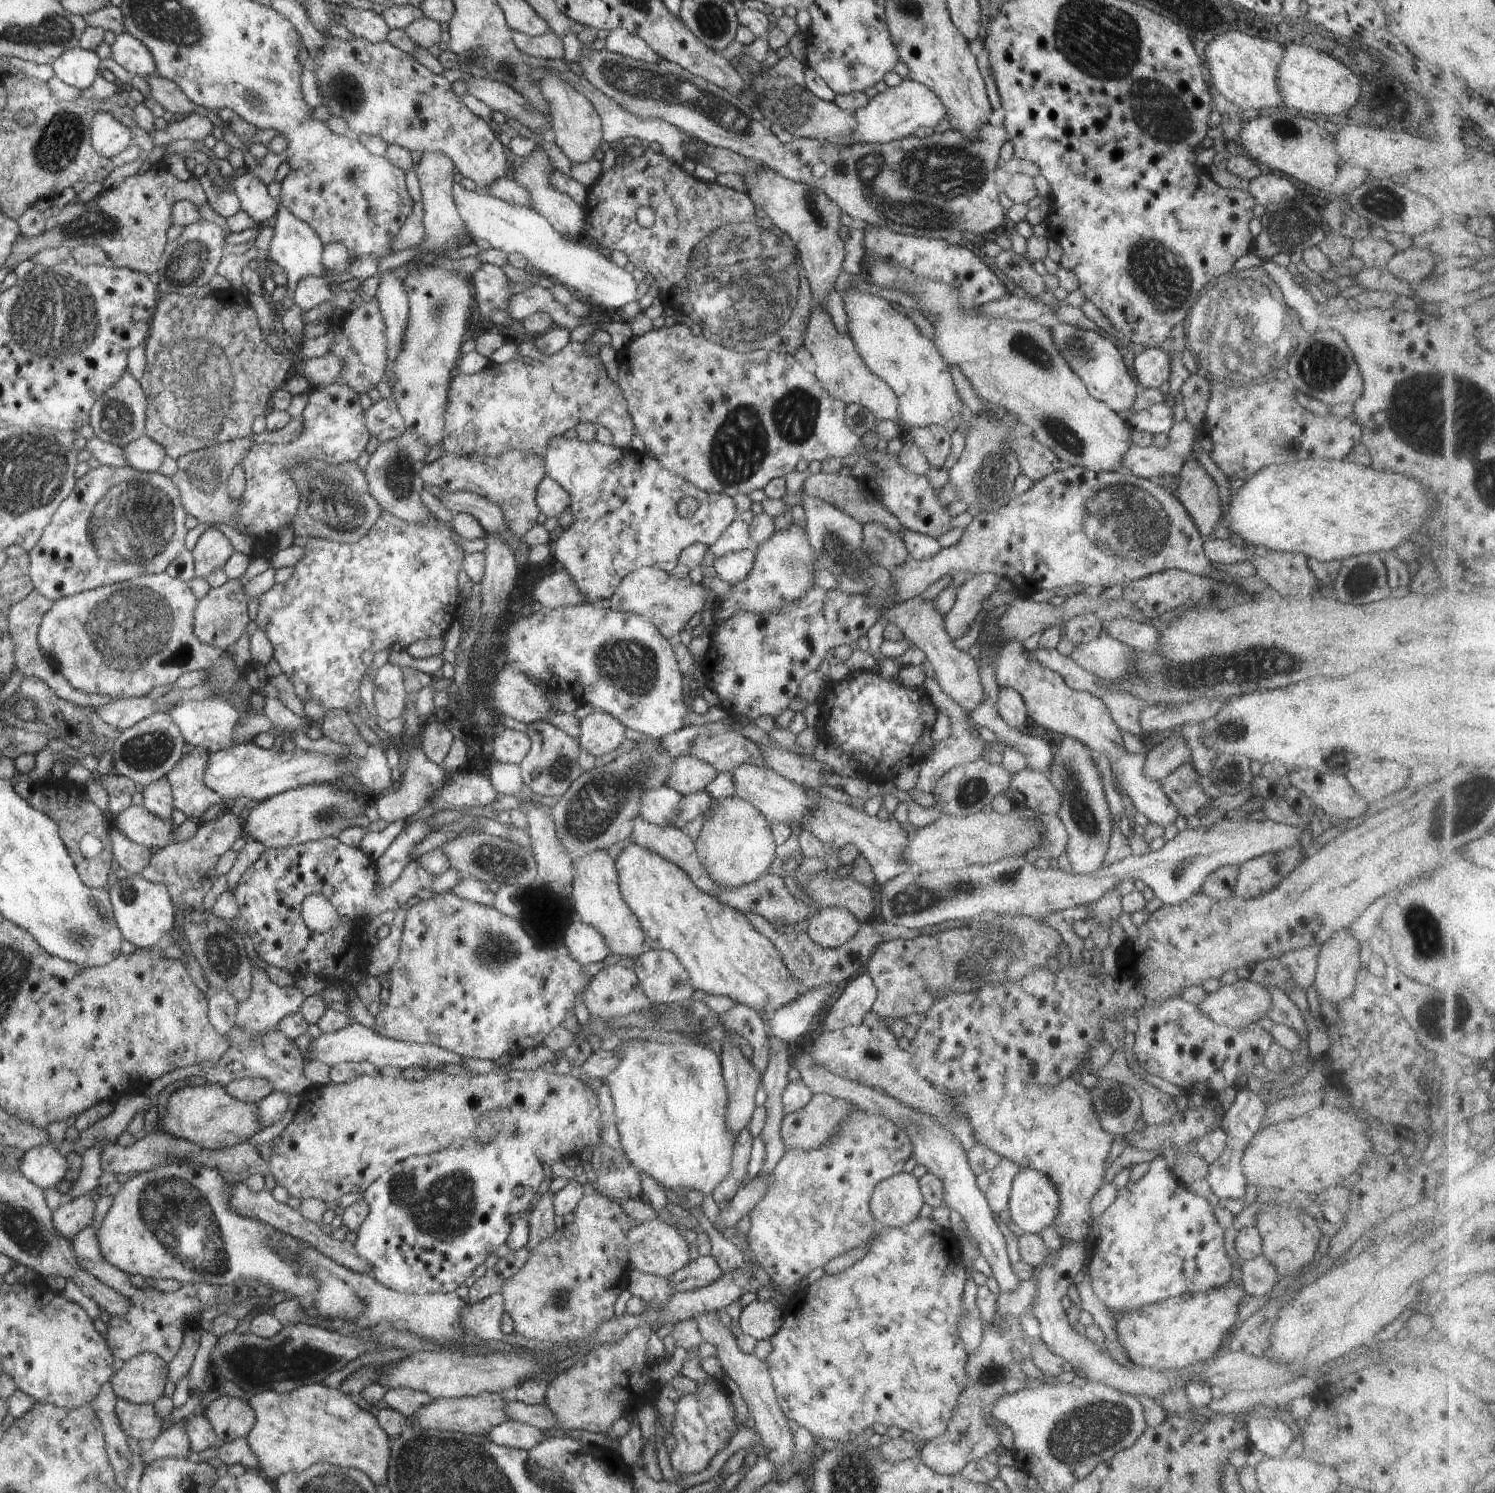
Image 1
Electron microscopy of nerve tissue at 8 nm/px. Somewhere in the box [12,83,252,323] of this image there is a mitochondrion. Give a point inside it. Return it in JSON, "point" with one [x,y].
{"point":[59,142]}

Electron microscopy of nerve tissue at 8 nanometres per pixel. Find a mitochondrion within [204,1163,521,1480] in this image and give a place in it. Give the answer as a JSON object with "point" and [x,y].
{"point":[282,1364]}

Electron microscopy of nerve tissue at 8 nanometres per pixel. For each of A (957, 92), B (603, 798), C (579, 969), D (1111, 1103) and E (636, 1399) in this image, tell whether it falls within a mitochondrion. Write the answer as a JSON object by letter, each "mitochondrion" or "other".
{"A":"other","B":"mitochondrion","C":"other","D":"mitochondrion","E":"other"}

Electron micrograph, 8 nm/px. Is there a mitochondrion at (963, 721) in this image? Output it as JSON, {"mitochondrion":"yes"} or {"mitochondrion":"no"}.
{"mitochondrion":"no"}

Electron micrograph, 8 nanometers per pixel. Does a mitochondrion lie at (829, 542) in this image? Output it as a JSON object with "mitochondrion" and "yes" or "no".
{"mitochondrion":"yes"}

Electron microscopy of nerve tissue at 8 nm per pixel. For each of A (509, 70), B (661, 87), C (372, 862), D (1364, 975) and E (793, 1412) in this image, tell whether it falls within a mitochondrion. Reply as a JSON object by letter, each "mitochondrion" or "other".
{"A":"mitochondrion","B":"mitochondrion","C":"other","D":"other","E":"other"}

